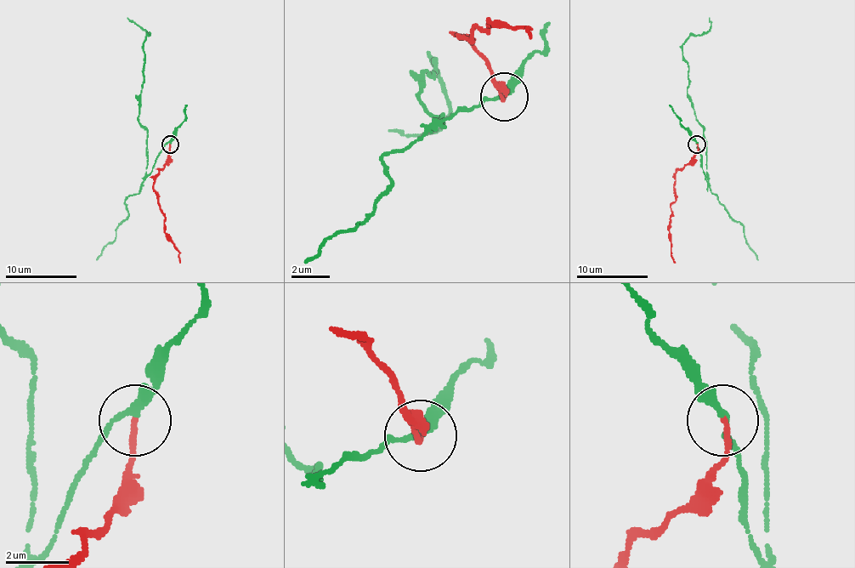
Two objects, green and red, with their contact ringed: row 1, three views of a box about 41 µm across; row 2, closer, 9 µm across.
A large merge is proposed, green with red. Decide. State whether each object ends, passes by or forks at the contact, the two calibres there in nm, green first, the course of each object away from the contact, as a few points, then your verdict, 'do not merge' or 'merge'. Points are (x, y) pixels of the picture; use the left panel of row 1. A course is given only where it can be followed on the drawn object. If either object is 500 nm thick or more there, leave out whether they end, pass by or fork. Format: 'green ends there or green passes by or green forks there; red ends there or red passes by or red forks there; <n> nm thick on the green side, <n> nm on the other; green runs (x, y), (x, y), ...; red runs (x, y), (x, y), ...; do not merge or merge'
green passes by; red ends there; 240 nm thick on the green side, 170 nm on the other; green runs (169, 143), (150, 173), (146, 173), (146, 130), (138, 116), (143, 41), (150, 34), (127, 18); red runs (169, 144), (169, 158), (159, 171), (154, 184), (164, 218), (164, 233), (178, 251), (180, 262); do not merge

